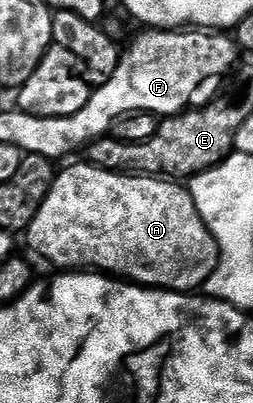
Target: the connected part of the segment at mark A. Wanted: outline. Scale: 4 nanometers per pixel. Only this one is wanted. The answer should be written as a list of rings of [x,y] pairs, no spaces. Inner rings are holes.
[[[82,162],[75,164],[72,168],[67,168],[58,173],[55,181],[51,184],[49,194],[45,202],[37,210],[37,214],[31,219],[25,233],[27,244],[43,260],[48,260],[51,264],[56,264],[59,270],[94,270],[104,274],[110,274],[123,282],[130,282],[144,288],[161,288],[169,292],[190,293],[192,290],[199,290],[204,287],[209,278],[209,274],[219,264],[219,247],[217,242],[211,237],[211,231],[203,223],[201,214],[197,210],[191,198],[191,193],[182,183],[176,182],[171,178],[160,178],[157,176],[133,176],[122,172],[110,172],[104,168],[98,168],[96,164]]]

